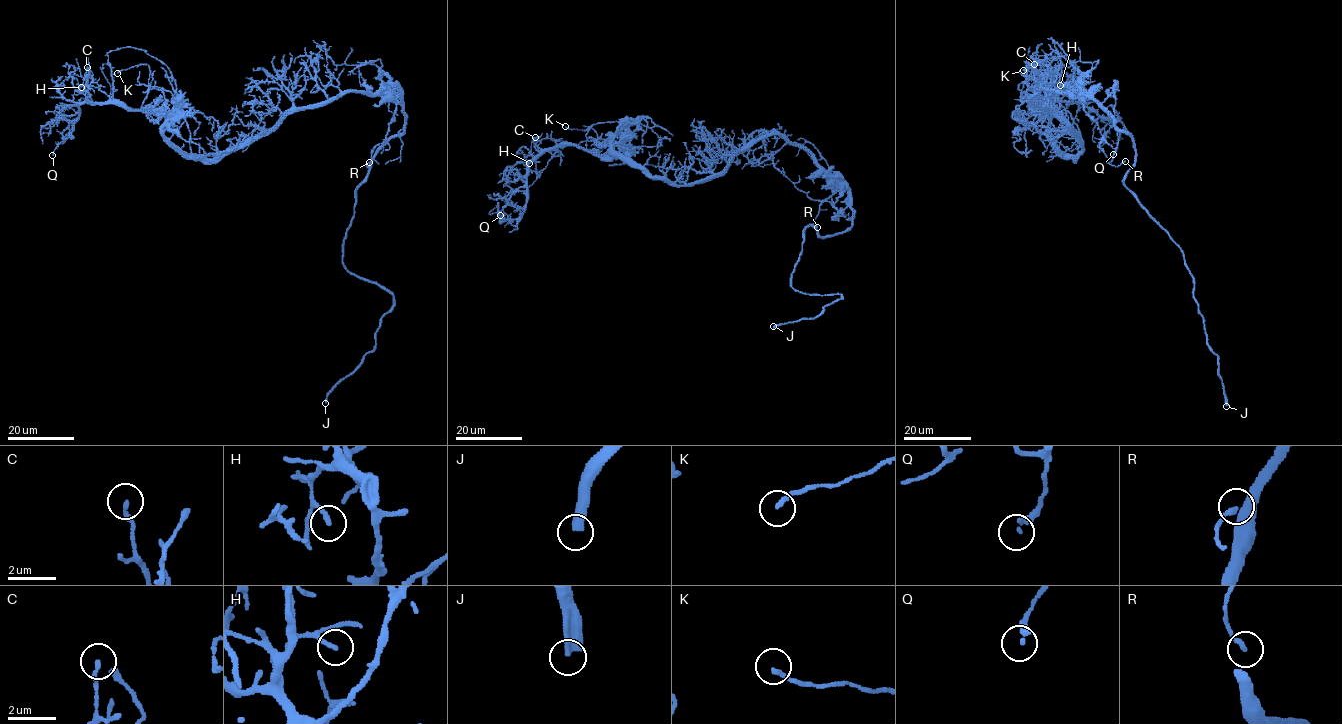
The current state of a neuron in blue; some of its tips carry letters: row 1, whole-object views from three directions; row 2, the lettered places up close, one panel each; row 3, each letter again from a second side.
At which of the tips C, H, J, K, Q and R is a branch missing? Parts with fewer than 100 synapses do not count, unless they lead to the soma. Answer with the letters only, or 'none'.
J

